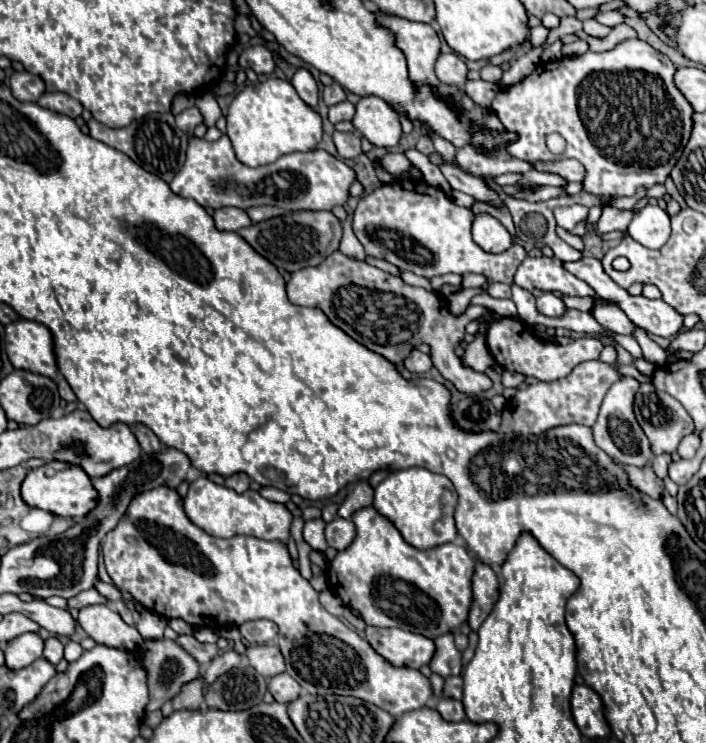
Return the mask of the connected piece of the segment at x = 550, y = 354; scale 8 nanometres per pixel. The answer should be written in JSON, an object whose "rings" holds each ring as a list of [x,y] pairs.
{"rings":[[[504,317],[504,319],[496,319],[488,325],[486,331],[486,343],[488,349],[494,357],[494,361],[508,371],[516,371],[522,373],[526,377],[536,377],[540,381],[554,381],[564,377],[566,373],[570,373],[580,361],[588,361],[588,359],[598,359],[604,343],[600,339],[576,339],[570,345],[558,345],[558,343],[542,343],[532,327],[524,321],[518,321],[514,317]]]}

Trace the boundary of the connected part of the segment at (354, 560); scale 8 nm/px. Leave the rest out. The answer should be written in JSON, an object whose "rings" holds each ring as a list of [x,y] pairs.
{"rings":[[[374,507],[356,511],[352,515],[352,521],[356,525],[356,539],[348,549],[340,551],[334,561],[330,561],[330,567],[326,571],[330,591],[340,595],[344,605],[356,611],[366,621],[366,625],[396,627],[424,635],[432,641],[440,635],[460,631],[460,627],[468,621],[468,613],[472,607],[472,573],[476,567],[476,561],[468,555],[466,547],[446,543],[426,551],[418,551],[408,545],[402,539],[400,531],[388,519],[380,517]]]}

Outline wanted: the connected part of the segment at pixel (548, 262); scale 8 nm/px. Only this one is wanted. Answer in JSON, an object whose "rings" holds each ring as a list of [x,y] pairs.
{"rings":[[[526,257],[514,275],[516,285],[522,289],[542,289],[542,291],[558,291],[564,295],[592,297],[594,291],[588,283],[580,281],[572,273],[564,269],[564,263],[556,257]]]}

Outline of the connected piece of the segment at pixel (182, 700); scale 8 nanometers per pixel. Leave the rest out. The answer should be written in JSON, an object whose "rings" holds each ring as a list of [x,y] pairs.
{"rings":[[[202,677],[192,681],[192,685],[188,685],[188,689],[184,689],[184,693],[180,693],[180,697],[174,697],[172,701],[166,701],[162,707],[162,715],[168,717],[174,711],[194,711],[194,709],[202,709],[204,707],[204,695],[202,695]]]}

